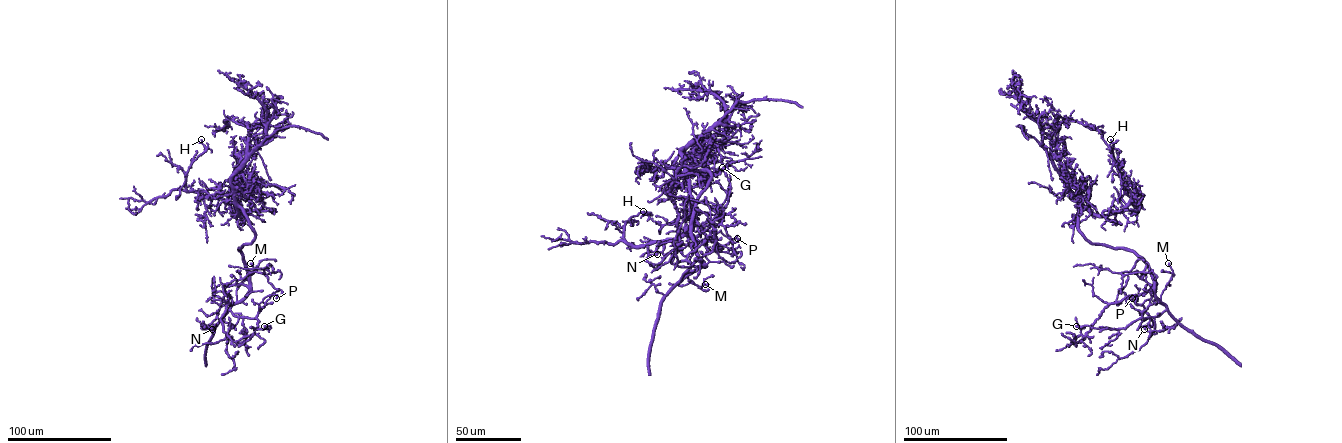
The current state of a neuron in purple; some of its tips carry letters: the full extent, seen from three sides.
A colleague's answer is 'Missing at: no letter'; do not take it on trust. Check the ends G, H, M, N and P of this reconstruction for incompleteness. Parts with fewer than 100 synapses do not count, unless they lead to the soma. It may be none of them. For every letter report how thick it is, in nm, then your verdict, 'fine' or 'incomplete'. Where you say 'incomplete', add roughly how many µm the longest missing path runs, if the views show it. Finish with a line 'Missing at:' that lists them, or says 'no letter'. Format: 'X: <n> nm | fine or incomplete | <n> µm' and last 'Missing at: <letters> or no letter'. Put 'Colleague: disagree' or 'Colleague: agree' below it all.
G: 700 nm | fine
H: 440 nm | fine
M: 550 nm | fine
N: 650 nm | fine
P: 420 nm | fine
Missing at: no letter
Colleague: agree

